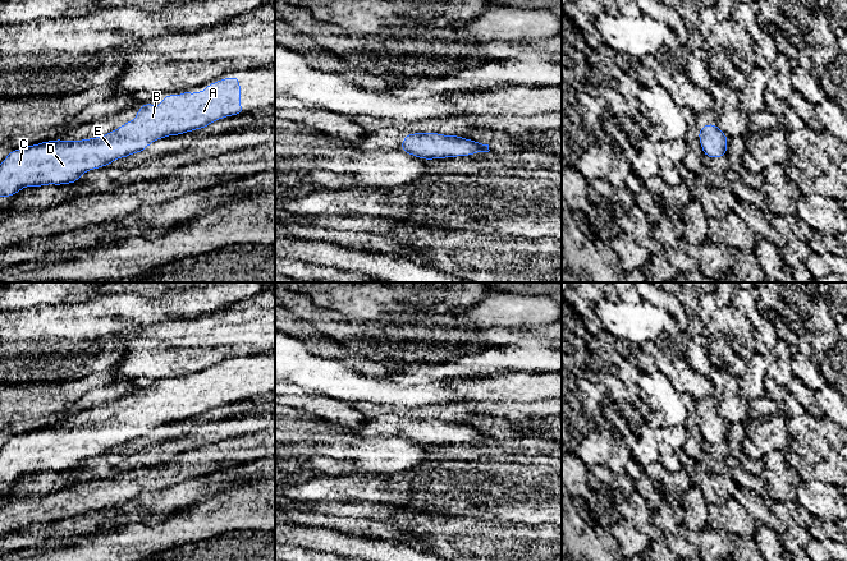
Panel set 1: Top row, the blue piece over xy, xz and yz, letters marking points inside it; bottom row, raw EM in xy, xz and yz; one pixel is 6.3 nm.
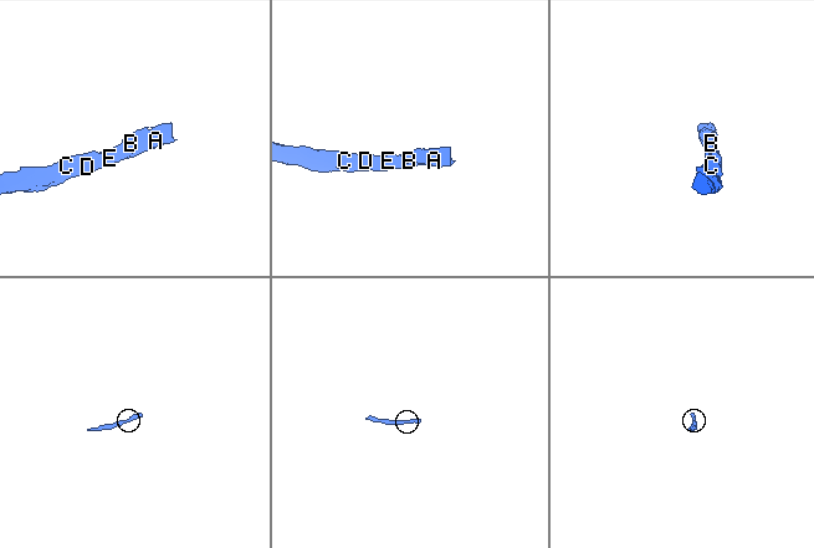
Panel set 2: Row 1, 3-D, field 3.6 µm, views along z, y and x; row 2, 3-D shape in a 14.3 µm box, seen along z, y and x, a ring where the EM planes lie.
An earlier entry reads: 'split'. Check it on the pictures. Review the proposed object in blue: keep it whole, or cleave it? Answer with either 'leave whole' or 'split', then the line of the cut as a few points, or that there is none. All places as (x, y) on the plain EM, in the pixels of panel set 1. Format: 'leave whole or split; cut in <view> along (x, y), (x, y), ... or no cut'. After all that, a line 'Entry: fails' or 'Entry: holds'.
leave whole; no cut
Entry: fails

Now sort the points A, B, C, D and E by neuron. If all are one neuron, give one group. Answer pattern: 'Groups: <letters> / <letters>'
Groups: A B C D E

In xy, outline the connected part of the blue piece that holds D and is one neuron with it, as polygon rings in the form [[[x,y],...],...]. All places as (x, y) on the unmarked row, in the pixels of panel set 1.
[[[238,363],[219,365],[206,373],[206,377],[197,377],[192,381],[188,380],[188,374],[183,381],[166,381],[160,392],[143,388],[134,406],[124,409],[105,422],[81,427],[46,427],[9,438],[0,450],[0,483],[13,483],[26,473],[77,469],[84,459],[109,452],[118,445],[143,438],[157,426],[203,415],[219,405],[244,399],[241,392]]]

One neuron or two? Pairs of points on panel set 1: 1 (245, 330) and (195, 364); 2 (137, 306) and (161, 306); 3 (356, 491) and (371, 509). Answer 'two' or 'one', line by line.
1: one
2: one
3: two

